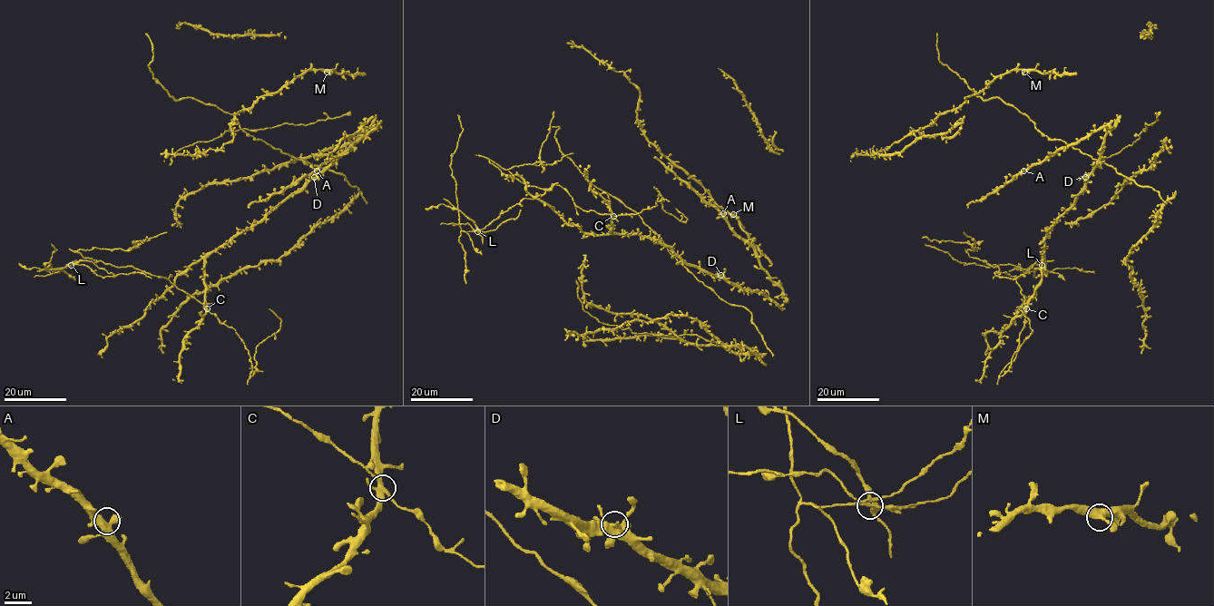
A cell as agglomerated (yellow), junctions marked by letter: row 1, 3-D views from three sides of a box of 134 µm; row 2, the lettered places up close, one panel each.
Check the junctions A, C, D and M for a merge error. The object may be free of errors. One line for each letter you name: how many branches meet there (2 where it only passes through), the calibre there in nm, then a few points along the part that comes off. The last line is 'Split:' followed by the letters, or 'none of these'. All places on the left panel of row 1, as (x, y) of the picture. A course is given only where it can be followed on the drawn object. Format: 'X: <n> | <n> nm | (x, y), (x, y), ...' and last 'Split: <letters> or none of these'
C: 5 | 320 nm | (207, 308), (169, 279), (150, 273), (103, 277), (86, 266), (45, 266), (56, 249), (51, 244)
Split: C

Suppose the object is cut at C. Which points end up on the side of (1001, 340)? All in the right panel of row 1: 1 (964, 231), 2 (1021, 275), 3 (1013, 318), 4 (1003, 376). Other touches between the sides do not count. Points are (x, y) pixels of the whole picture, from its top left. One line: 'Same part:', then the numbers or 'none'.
Same part: 3

